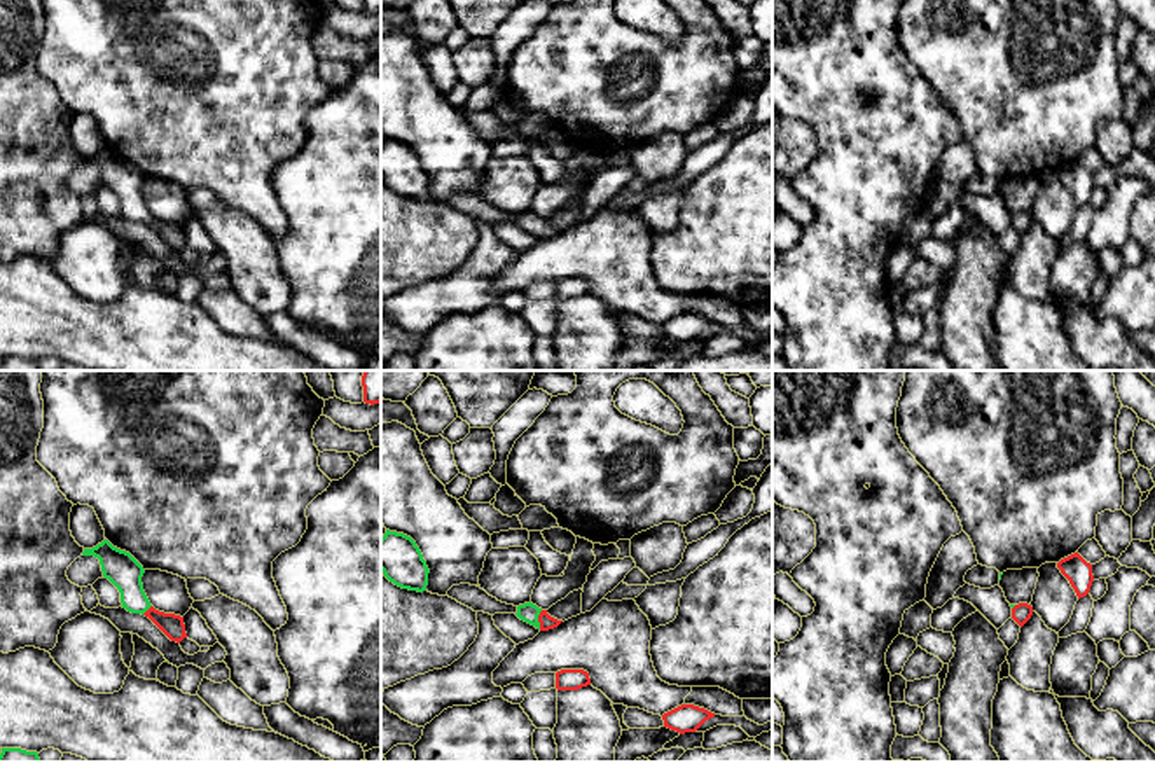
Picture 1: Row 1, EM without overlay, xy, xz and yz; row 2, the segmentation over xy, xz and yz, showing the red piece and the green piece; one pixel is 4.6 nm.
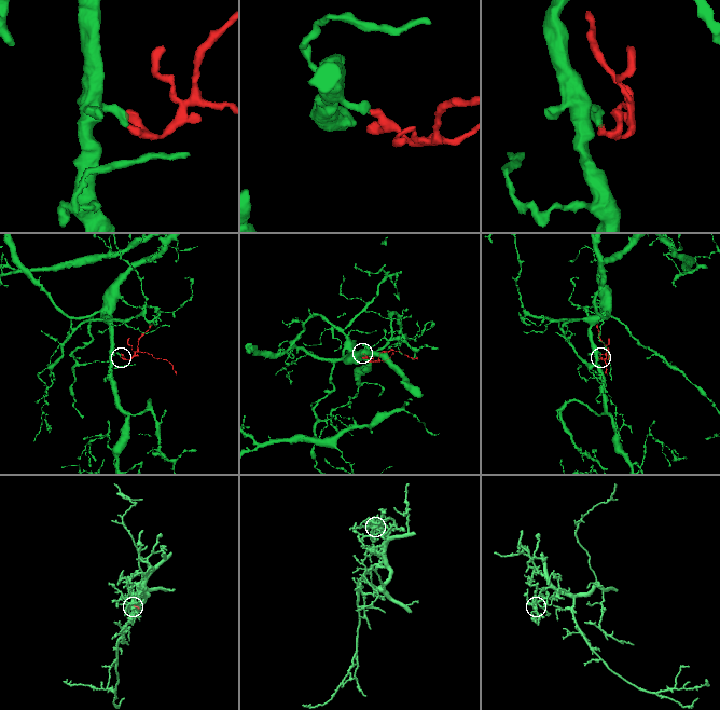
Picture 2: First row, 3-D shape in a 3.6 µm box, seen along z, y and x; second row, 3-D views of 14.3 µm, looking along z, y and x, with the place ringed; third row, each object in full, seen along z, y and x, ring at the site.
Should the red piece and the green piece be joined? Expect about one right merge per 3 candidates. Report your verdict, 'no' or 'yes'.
yes

